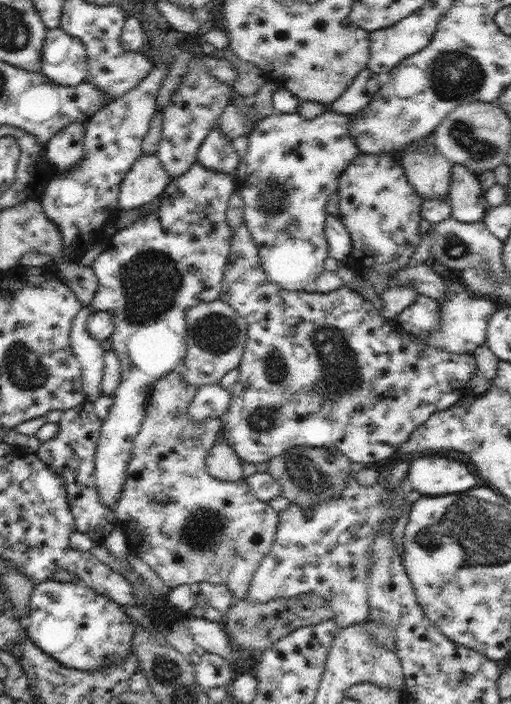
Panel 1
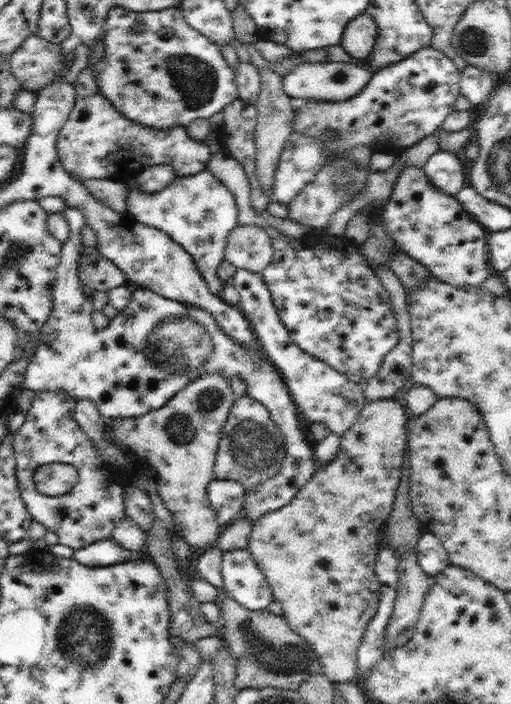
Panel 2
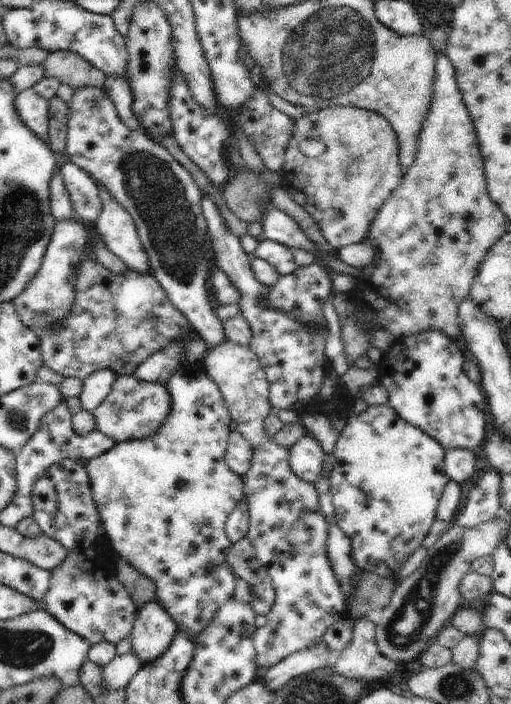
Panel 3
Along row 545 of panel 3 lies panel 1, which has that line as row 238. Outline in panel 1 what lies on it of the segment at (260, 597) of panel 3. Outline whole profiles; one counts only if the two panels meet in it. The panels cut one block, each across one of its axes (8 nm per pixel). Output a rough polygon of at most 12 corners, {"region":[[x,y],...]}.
{"region":[[245,223],[219,299],[248,340],[220,418],[244,463],[386,460],[473,353],[350,286],[282,290]]}

